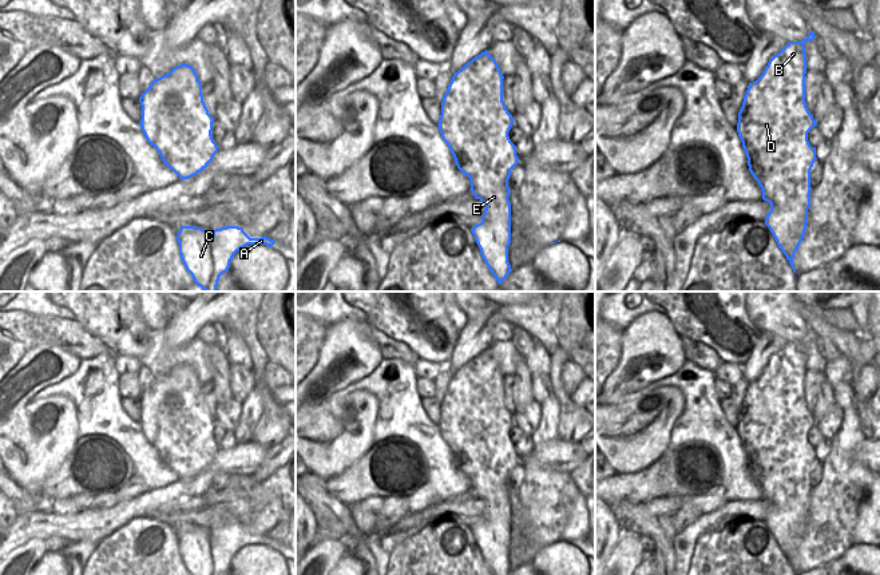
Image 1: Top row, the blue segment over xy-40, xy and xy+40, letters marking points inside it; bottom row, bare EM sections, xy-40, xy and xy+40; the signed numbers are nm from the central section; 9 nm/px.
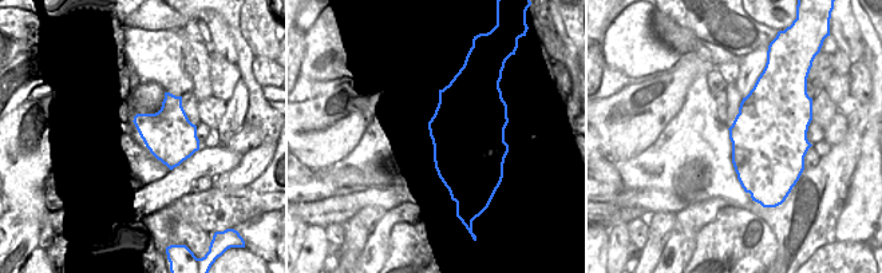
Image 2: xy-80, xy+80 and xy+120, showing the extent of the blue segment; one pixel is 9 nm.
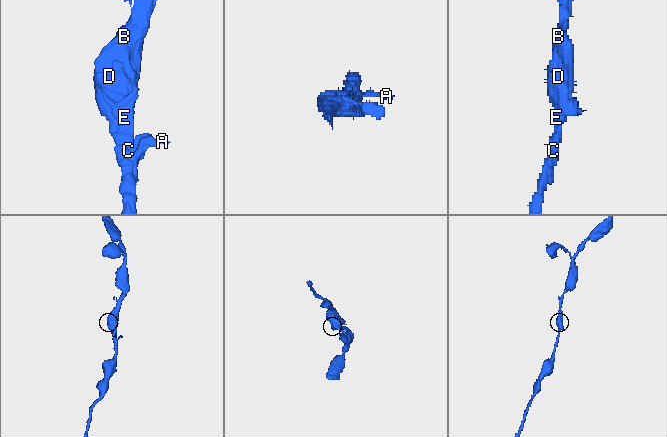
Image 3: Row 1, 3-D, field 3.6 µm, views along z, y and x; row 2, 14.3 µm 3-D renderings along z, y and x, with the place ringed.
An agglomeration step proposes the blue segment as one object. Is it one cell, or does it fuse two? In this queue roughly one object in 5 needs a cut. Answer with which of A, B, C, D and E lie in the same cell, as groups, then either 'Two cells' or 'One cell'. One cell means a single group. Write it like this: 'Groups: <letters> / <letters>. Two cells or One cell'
Groups: A B C D E. One cell.

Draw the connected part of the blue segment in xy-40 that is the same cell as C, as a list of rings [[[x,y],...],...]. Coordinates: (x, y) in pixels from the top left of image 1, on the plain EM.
[[[182,526],[177,534],[181,559],[191,575],[222,575],[229,571],[234,554],[247,544],[266,544],[276,540],[263,535],[250,538],[242,527],[215,528],[213,535],[202,527]]]

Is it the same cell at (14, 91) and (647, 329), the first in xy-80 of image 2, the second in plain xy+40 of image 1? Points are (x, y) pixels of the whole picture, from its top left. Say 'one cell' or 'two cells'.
one cell

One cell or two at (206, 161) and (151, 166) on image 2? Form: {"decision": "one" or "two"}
{"decision": "two"}

